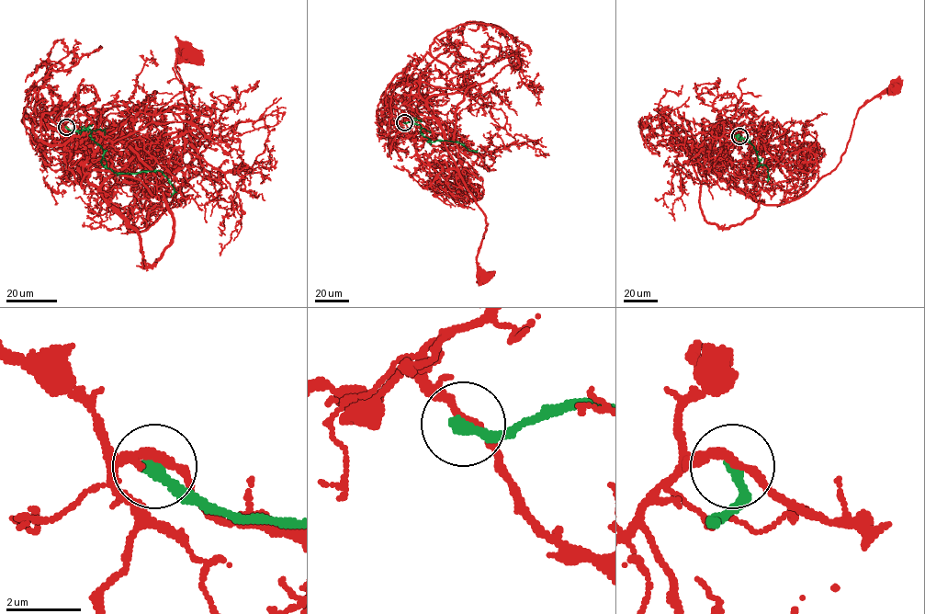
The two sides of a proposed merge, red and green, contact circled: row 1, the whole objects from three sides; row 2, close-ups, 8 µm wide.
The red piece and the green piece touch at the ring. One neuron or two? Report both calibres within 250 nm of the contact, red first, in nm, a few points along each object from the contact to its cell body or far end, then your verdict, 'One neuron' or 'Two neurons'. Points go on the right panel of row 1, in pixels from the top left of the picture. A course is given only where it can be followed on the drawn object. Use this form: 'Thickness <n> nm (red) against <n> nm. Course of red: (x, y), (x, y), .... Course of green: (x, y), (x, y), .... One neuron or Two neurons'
Thickness 220 nm (red) against 360 nm. Course of red: (739, 136), (725, 147), (711, 172), (755, 200), (782, 205), (803, 195), (834, 169), (857, 111), (893, 88). Course of green: (739, 136), (738, 138), (741, 137), (754, 146), (759, 159), (757, 166), (764, 164), (768, 168), (767, 182). Two neurons

